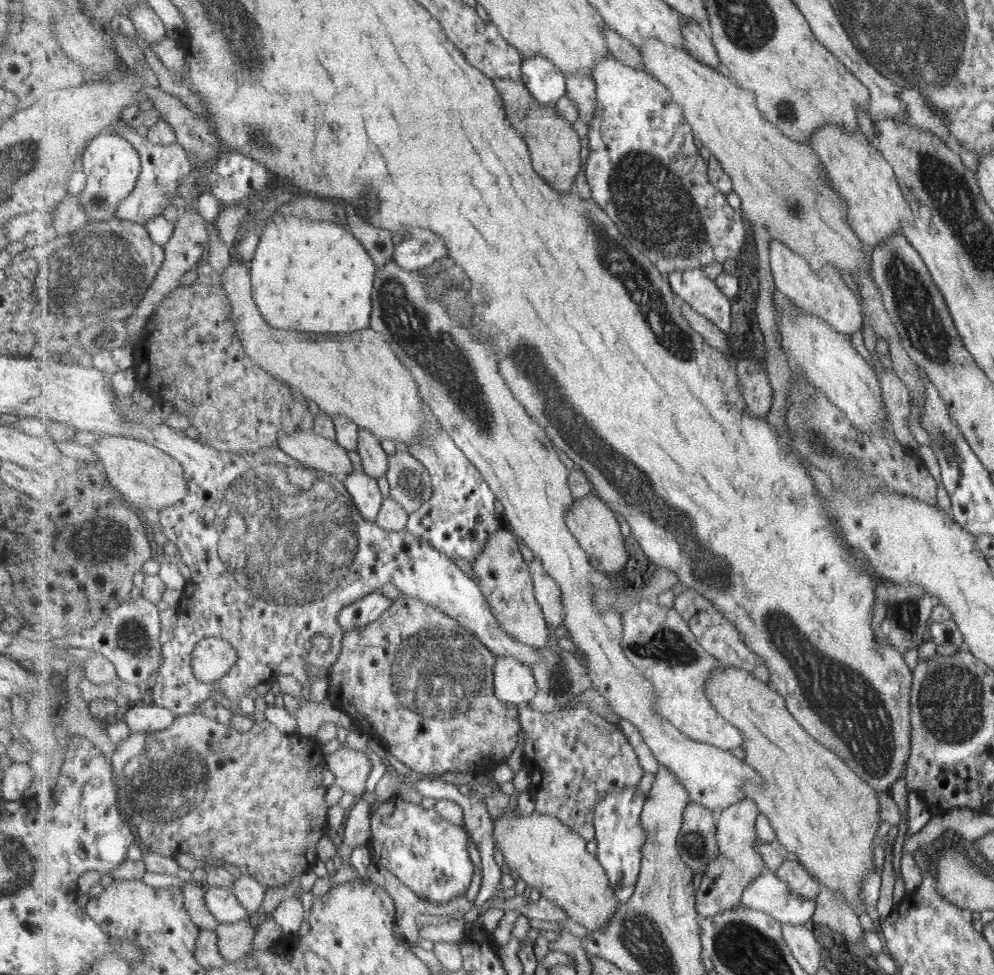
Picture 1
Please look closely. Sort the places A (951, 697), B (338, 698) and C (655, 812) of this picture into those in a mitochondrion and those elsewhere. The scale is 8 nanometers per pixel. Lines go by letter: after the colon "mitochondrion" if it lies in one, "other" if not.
A: mitochondrion
B: other
C: other

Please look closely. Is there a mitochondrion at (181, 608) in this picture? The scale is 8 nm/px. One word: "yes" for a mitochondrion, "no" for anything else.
no

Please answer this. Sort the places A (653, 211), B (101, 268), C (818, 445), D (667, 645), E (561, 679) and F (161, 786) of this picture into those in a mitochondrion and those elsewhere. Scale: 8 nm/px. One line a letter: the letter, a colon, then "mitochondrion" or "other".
A: mitochondrion
B: mitochondrion
C: mitochondrion
D: mitochondrion
E: mitochondrion
F: mitochondrion

